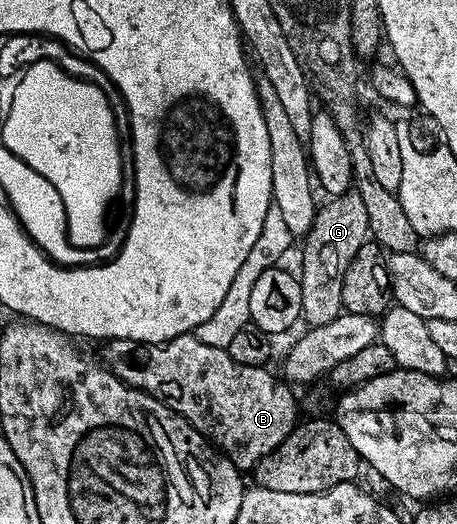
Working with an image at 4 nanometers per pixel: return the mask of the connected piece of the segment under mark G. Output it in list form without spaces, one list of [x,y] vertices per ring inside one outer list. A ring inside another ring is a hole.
[[[351,190],[327,199],[327,204],[317,209],[309,232],[302,244],[302,272],[300,271],[300,302],[302,303],[302,320],[309,327],[324,326],[324,322],[332,322],[341,316],[344,309],[344,274],[348,274],[348,266],[352,266],[352,258],[368,242],[370,227],[368,226],[368,206],[364,206],[364,198],[360,198],[357,190]]]

